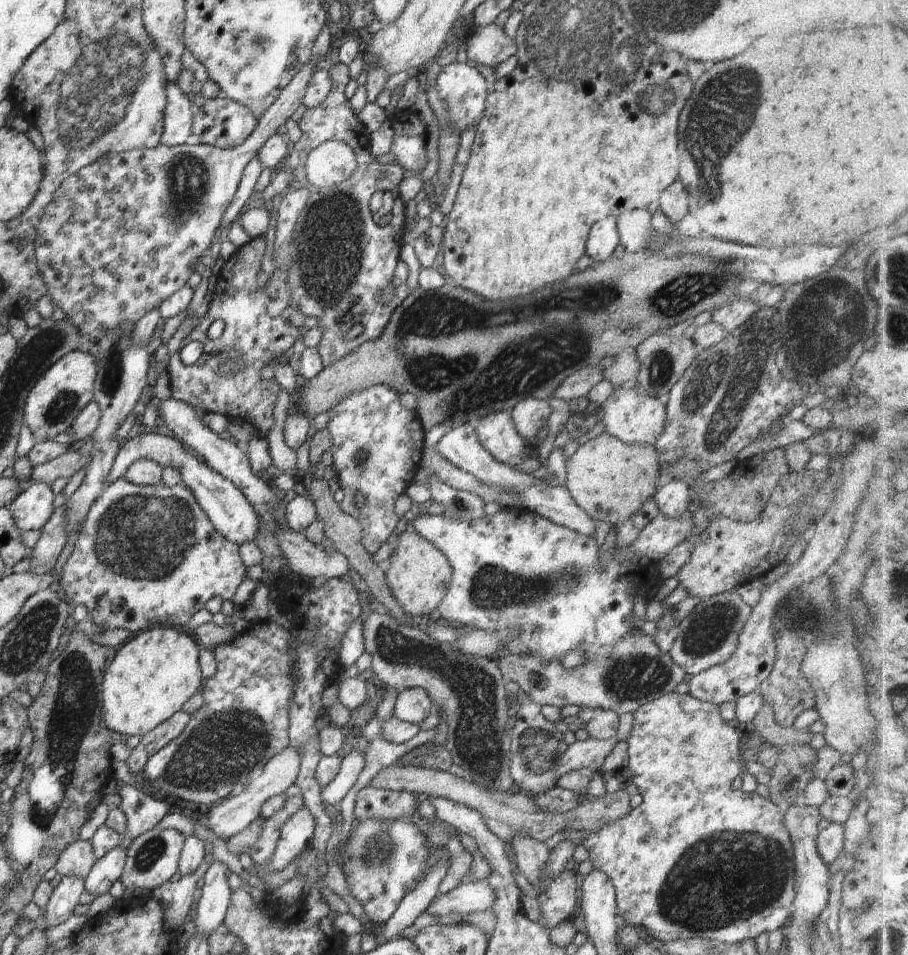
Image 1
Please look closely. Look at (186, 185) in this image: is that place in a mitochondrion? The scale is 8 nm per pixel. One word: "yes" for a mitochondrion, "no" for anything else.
yes

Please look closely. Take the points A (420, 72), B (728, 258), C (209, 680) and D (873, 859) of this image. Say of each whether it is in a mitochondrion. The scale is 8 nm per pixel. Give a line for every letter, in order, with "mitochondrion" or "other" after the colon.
A: other
B: mitochondrion
C: other
D: other

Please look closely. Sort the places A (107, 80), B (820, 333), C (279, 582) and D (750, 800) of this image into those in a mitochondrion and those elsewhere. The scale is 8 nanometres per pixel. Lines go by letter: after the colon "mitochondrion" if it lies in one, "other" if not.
A: mitochondrion
B: mitochondrion
C: other
D: other

